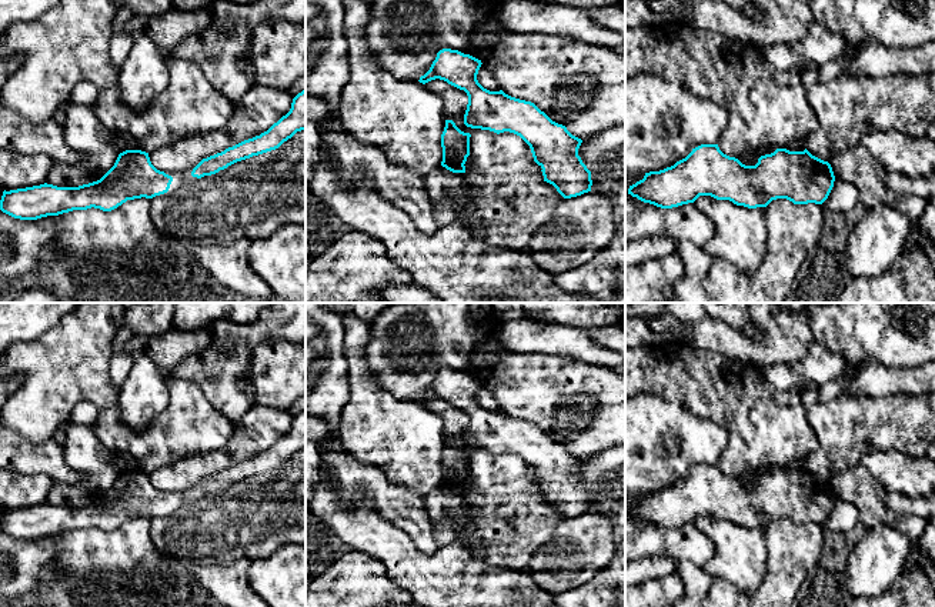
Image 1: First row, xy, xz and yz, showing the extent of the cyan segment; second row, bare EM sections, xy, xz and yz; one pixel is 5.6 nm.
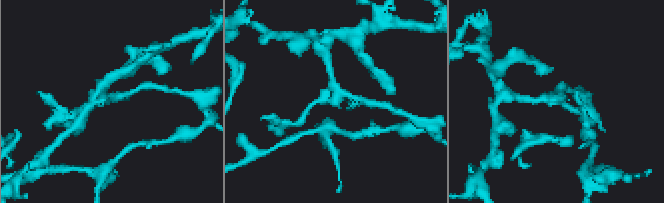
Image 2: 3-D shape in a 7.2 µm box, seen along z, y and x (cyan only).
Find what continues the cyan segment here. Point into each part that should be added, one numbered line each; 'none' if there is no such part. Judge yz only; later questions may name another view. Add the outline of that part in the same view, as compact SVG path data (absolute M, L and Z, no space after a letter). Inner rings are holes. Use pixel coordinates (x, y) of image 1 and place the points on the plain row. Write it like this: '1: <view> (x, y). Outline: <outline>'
none

